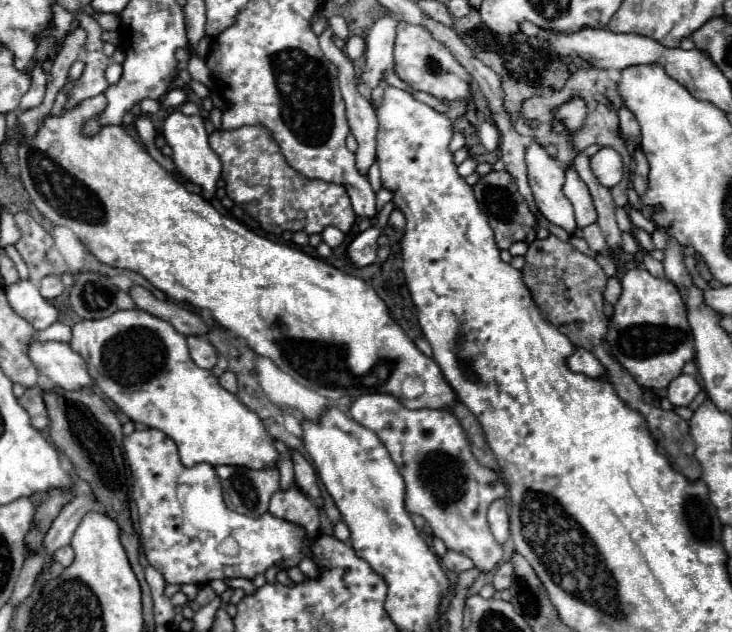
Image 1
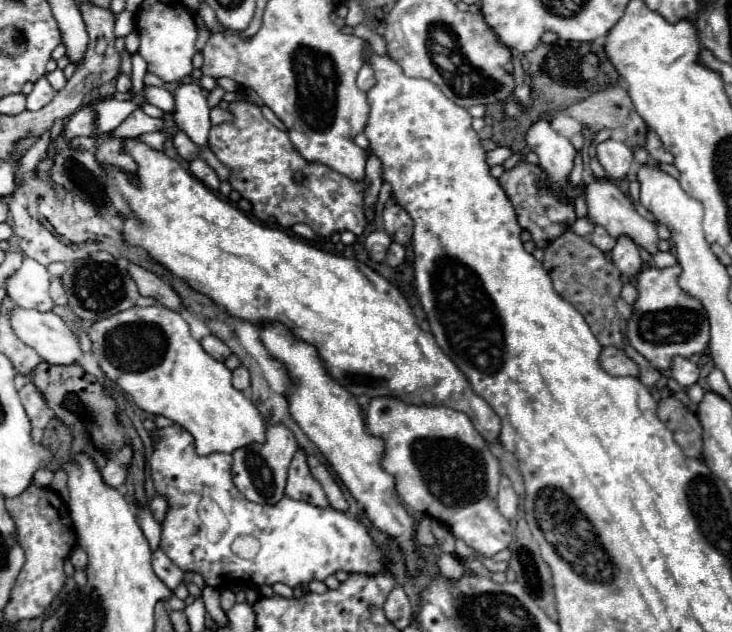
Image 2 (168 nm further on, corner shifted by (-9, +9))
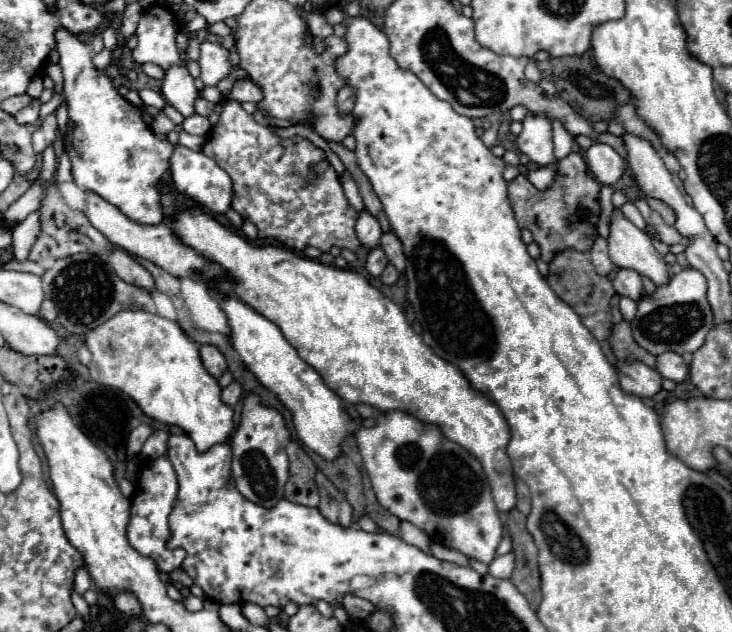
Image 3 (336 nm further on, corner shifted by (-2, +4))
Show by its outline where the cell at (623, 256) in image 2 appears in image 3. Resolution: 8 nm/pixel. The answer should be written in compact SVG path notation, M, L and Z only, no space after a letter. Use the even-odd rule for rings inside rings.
M616 269L616 275L612 279L612 285L618 295L622 297L632 297L632 301L640 301L644 289L642 289L642 279L636 271L632 269Z

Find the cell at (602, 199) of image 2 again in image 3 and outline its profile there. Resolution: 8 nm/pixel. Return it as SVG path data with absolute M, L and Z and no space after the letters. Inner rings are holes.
M620 209L612 213L610 223L610 259L616 267L622 269L634 269L636 273L648 277L656 287L666 285L670 281L668 267L662 259L662 255L654 249L652 239L634 227Z

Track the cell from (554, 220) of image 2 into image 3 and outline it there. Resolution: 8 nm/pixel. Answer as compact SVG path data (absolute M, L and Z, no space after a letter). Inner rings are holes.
M578 151L560 161L560 179L556 179L550 189L538 191L528 179L520 177L508 183L508 195L520 229L532 231L534 241L540 245L544 263L550 263L554 255L564 249L592 249L592 241L598 237L596 223L600 219L600 183L588 175L588 167Z

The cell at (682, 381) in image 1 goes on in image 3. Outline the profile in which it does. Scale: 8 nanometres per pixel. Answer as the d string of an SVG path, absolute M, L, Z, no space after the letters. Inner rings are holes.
M662 353L660 357L656 357L656 369L662 377L672 379L676 383L684 381L688 375L688 365L678 353Z

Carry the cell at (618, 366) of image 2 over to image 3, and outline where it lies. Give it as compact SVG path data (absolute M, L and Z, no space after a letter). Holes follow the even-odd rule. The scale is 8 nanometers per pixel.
M620 361L616 371L622 389L636 397L652 397L662 389L660 373L642 361Z

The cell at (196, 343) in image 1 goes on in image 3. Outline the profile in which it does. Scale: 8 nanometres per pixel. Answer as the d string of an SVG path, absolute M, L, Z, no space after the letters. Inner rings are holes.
M202 345L200 347L200 357L202 357L202 363L204 363L206 371L212 377L220 379L220 375L226 371L226 359L224 359L224 355L216 347L212 347L212 345Z

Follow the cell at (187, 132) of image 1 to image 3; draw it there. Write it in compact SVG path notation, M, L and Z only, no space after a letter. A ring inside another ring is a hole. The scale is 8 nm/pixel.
M182 31L176 33L176 45L180 49L180 61L178 65L172 65L172 69L166 71L164 79L162 79L162 95L168 101L168 105L172 105L174 109L178 109L184 117L194 115L194 101L198 99L198 89L194 87L194 79L188 73L188 39Z

